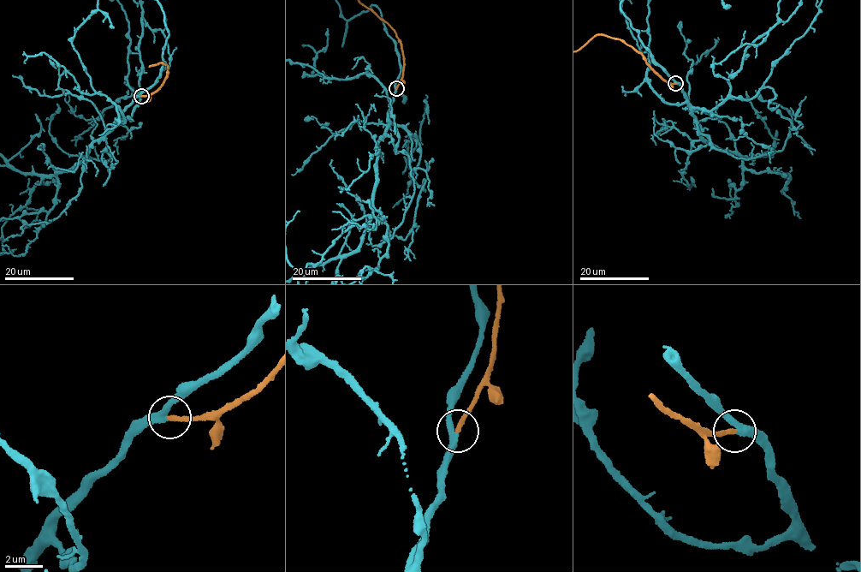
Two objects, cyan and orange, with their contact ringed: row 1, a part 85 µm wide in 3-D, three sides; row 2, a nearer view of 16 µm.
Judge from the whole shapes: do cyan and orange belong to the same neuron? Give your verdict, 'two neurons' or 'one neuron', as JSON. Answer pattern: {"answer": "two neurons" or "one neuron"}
{"answer": "one neuron"}

